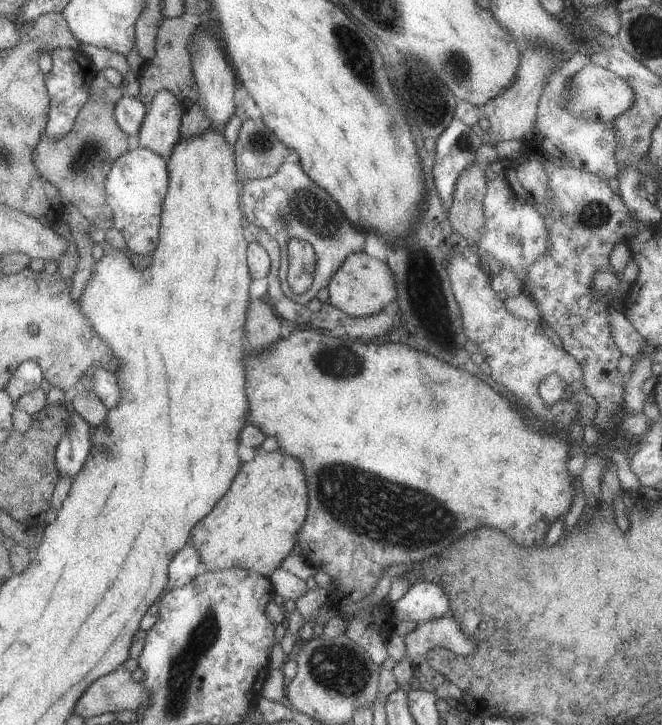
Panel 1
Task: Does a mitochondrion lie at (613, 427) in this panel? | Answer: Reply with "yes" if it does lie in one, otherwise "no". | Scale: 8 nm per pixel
no

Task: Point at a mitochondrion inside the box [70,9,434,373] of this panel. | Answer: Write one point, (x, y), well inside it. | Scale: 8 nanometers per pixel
(360, 60)

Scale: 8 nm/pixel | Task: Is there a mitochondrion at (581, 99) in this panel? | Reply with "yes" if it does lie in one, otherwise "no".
no

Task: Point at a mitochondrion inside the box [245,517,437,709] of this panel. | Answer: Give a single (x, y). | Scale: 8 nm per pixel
(339, 668)

